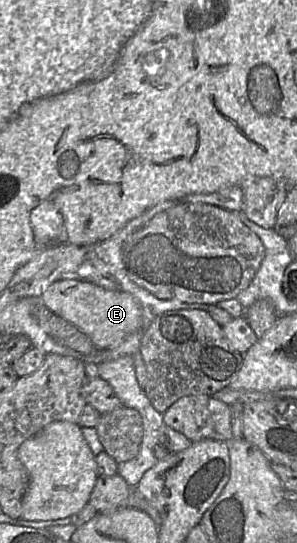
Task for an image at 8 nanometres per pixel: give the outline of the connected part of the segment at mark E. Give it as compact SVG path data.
M59 280L41 296L44 305L82 331L98 349L113 349L142 327L142 309L130 293L110 291L83 280Z

